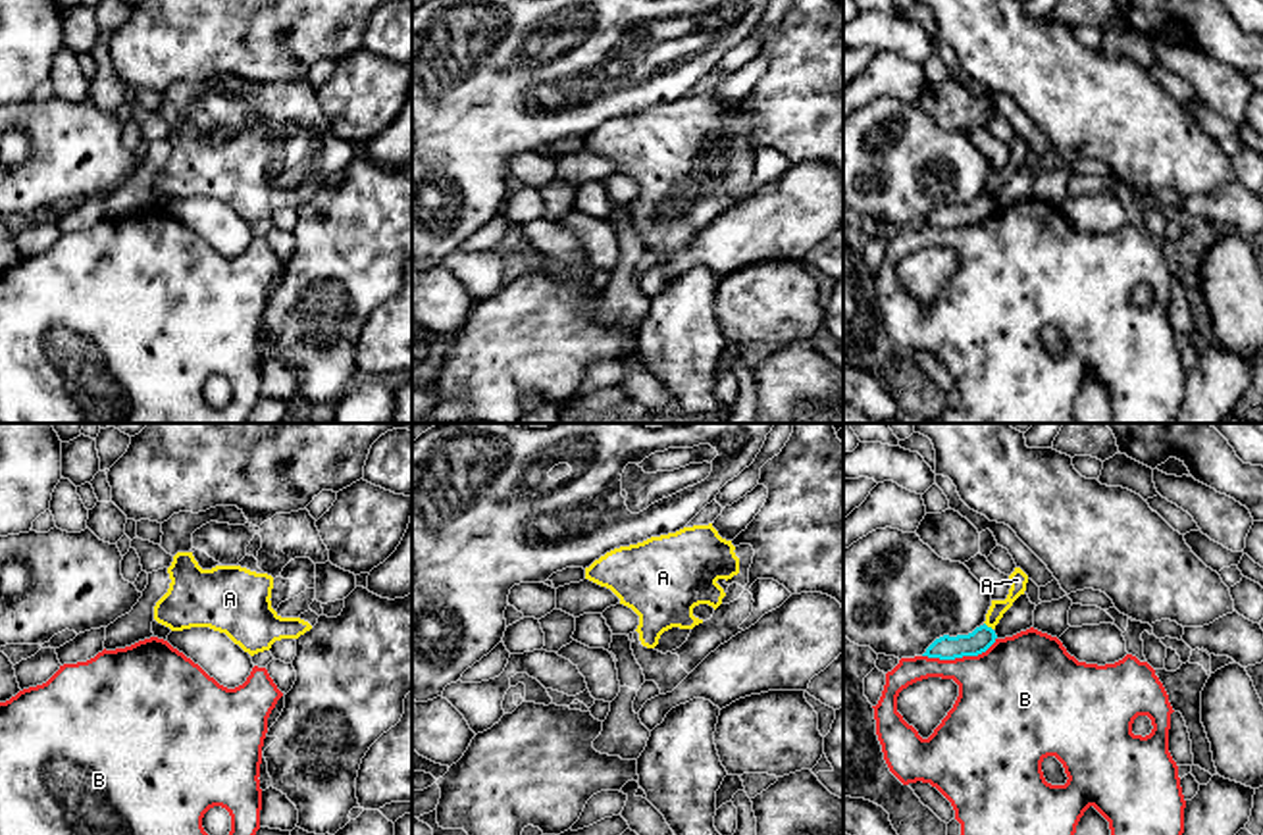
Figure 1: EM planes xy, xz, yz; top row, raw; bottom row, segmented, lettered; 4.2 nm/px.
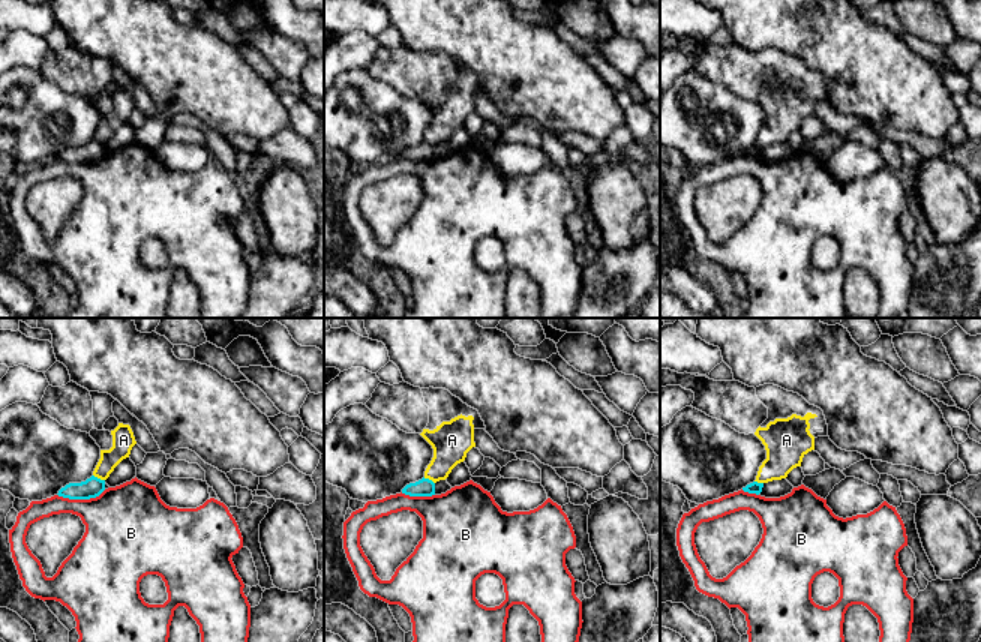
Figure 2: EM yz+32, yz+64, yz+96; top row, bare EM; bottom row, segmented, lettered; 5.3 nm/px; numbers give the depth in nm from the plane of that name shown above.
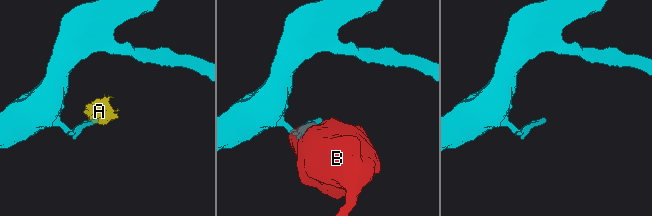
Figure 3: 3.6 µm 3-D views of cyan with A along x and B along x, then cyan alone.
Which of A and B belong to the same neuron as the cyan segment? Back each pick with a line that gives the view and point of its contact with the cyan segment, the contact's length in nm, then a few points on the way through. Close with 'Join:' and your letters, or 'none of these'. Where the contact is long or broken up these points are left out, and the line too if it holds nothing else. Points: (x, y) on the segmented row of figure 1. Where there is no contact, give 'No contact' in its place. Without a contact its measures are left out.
Join: none of these

